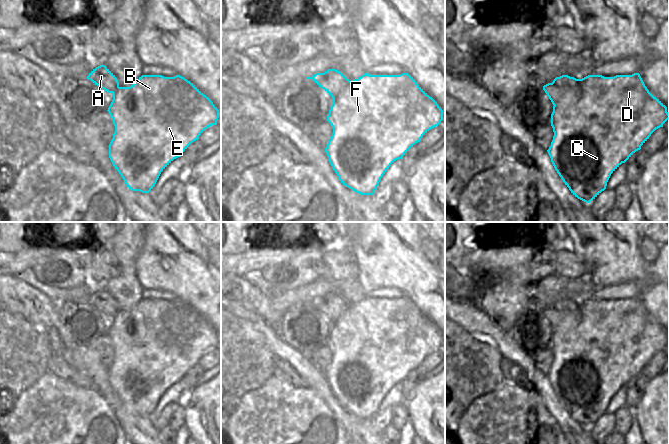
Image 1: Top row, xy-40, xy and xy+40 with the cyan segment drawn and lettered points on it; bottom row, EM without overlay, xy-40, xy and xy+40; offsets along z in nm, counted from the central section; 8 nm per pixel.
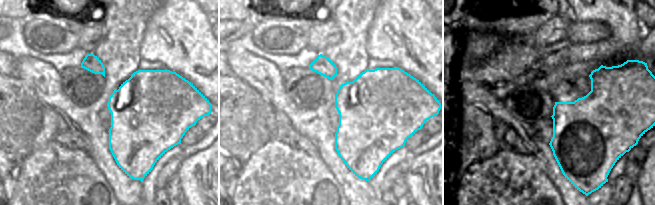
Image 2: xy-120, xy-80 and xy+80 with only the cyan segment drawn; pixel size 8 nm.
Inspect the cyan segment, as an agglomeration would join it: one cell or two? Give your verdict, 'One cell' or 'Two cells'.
Two cells.

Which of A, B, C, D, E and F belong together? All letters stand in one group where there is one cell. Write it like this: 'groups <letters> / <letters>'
groups A / B C D E F

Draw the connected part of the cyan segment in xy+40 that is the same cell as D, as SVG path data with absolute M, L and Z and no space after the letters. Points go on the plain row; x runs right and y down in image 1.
M639 297L632 299L588 299L579 303L581 320L570 331L553 330L551 350L554 360L547 374L551 386L571 417L590 427L606 413L611 398L625 387L649 363L651 358L669 343L667 331L654 321L645 310Z

